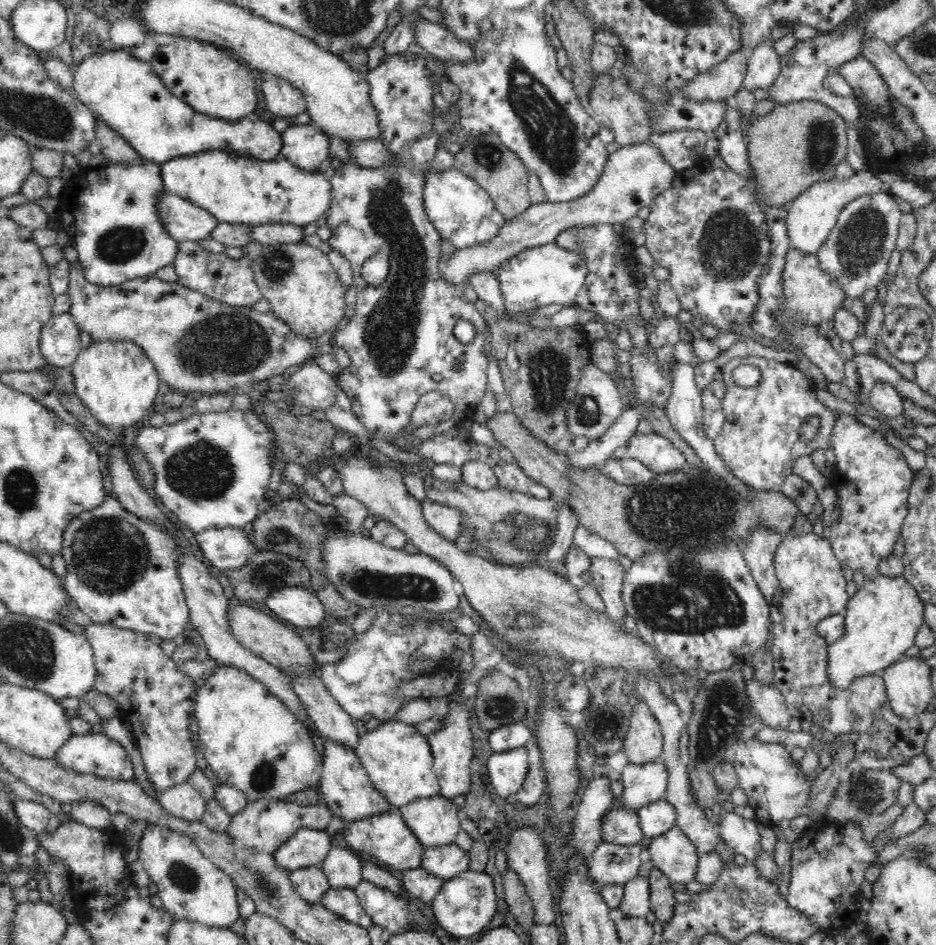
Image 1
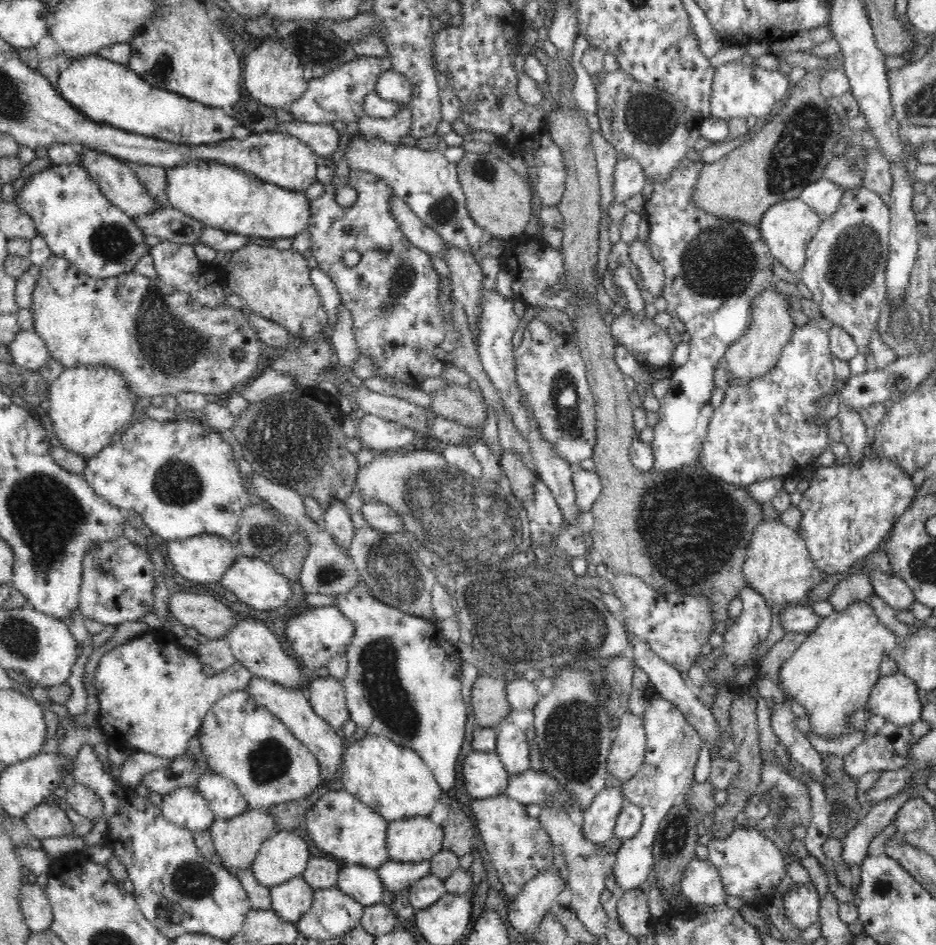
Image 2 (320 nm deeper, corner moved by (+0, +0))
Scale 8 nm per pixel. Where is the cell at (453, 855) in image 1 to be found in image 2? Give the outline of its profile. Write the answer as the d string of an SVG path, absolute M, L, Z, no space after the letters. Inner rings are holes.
M388 859L377 868L385 891L398 893L409 889L423 876L430 875L430 861L402 862Z

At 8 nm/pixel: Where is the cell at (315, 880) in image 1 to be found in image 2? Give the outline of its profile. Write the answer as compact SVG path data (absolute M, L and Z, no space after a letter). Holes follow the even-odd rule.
M303 875L296 876L270 889L271 909L280 918L295 923L312 906L314 892Z

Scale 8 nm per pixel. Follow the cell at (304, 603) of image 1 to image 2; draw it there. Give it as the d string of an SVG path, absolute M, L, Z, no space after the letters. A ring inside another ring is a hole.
M242 554L238 556L238 560L234 561L230 568L226 569L224 575L218 582L218 586L224 586L226 590L230 590L230 592L234 593L239 600L242 602L246 602L246 604L250 604L252 608L256 608L256 610L272 610L272 608L285 608L284 605L290 602L292 591L291 591L291 583L289 580L279 572L276 572L272 565L269 563L263 562L262 560L258 560L255 557L243 556Z

